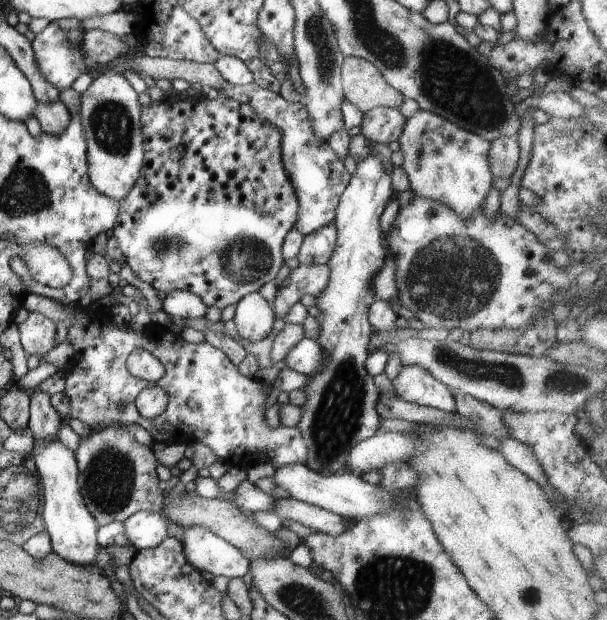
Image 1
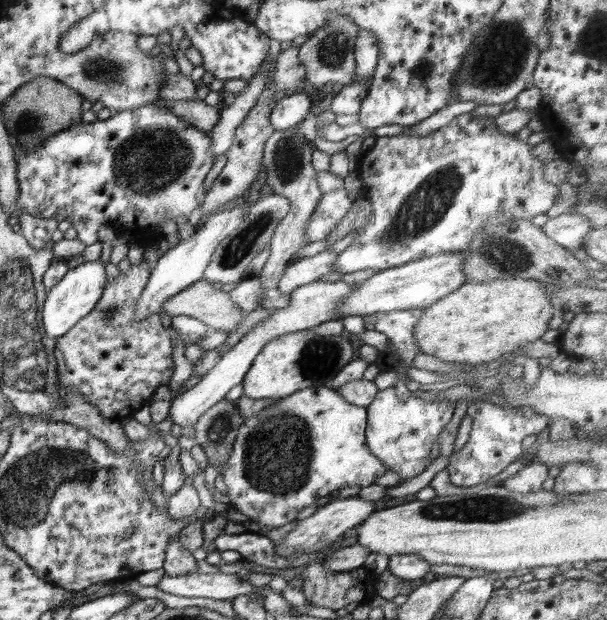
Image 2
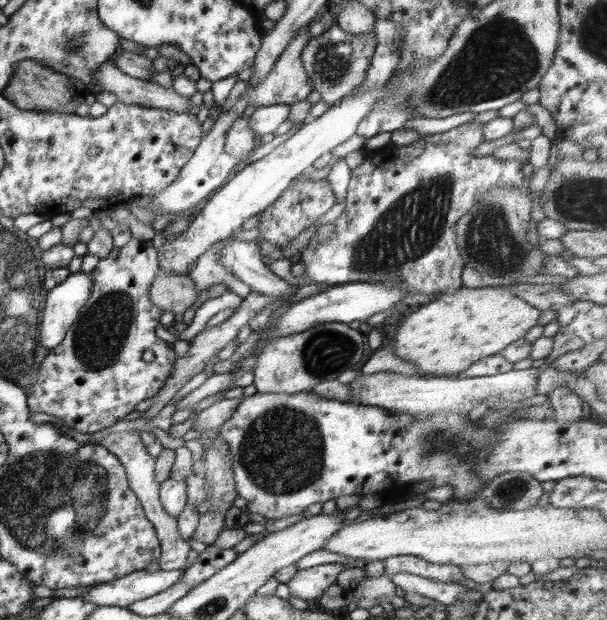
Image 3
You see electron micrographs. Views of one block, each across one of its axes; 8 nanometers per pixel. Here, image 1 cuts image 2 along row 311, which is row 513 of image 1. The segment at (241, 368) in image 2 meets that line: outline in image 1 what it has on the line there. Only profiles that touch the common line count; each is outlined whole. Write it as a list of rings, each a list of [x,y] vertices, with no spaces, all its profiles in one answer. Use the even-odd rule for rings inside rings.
[[[292,497],[276,500],[276,506],[271,512],[279,516],[282,521],[286,519],[292,520],[292,522],[300,522],[312,531],[334,536],[346,532],[354,523],[343,516],[338,516],[338,514]]]

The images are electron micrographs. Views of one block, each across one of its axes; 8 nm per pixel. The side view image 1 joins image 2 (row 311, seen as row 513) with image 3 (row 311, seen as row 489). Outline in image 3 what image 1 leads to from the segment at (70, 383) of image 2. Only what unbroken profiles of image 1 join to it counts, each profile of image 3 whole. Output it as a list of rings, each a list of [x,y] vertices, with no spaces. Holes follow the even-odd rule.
[[[131,235],[131,239],[128,243],[120,247],[113,247],[112,251],[110,251],[105,258],[99,260],[94,270],[90,273],[92,276],[92,292],[90,298],[86,301],[80,314],[78,314],[77,322],[70,325],[64,340],[62,340],[56,348],[51,348],[49,350],[49,355],[46,356],[42,362],[38,362],[38,372],[36,372],[36,376],[38,377],[36,378],[36,382],[28,388],[27,404],[28,408],[30,408],[30,412],[51,414],[52,416],[61,418],[62,422],[64,422],[68,428],[74,428],[74,430],[78,430],[78,432],[94,433],[98,432],[98,430],[108,428],[122,420],[124,416],[134,411],[138,402],[153,398],[160,390],[160,387],[164,385],[164,381],[168,379],[168,375],[172,372],[172,365],[174,365],[176,358],[173,350],[173,343],[160,339],[156,334],[156,326],[159,324],[159,319],[163,311],[152,304],[148,291],[150,290],[152,281],[154,281],[154,277],[156,277],[156,273],[158,273],[158,269],[158,249],[154,247],[152,240],[146,241],[142,238],[136,238],[133,235]],[[146,350],[151,350],[152,353],[154,353],[156,358],[154,358],[152,362],[144,362],[144,360],[142,360],[142,353]]]

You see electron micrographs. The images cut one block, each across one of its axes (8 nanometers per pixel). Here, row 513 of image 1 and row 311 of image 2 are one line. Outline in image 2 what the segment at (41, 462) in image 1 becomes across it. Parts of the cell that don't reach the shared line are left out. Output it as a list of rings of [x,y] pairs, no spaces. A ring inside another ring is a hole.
[[[101,260],[84,261],[68,272],[56,283],[45,298],[39,324],[50,338],[64,336],[81,318],[84,318],[98,303],[106,287],[106,263]]]

